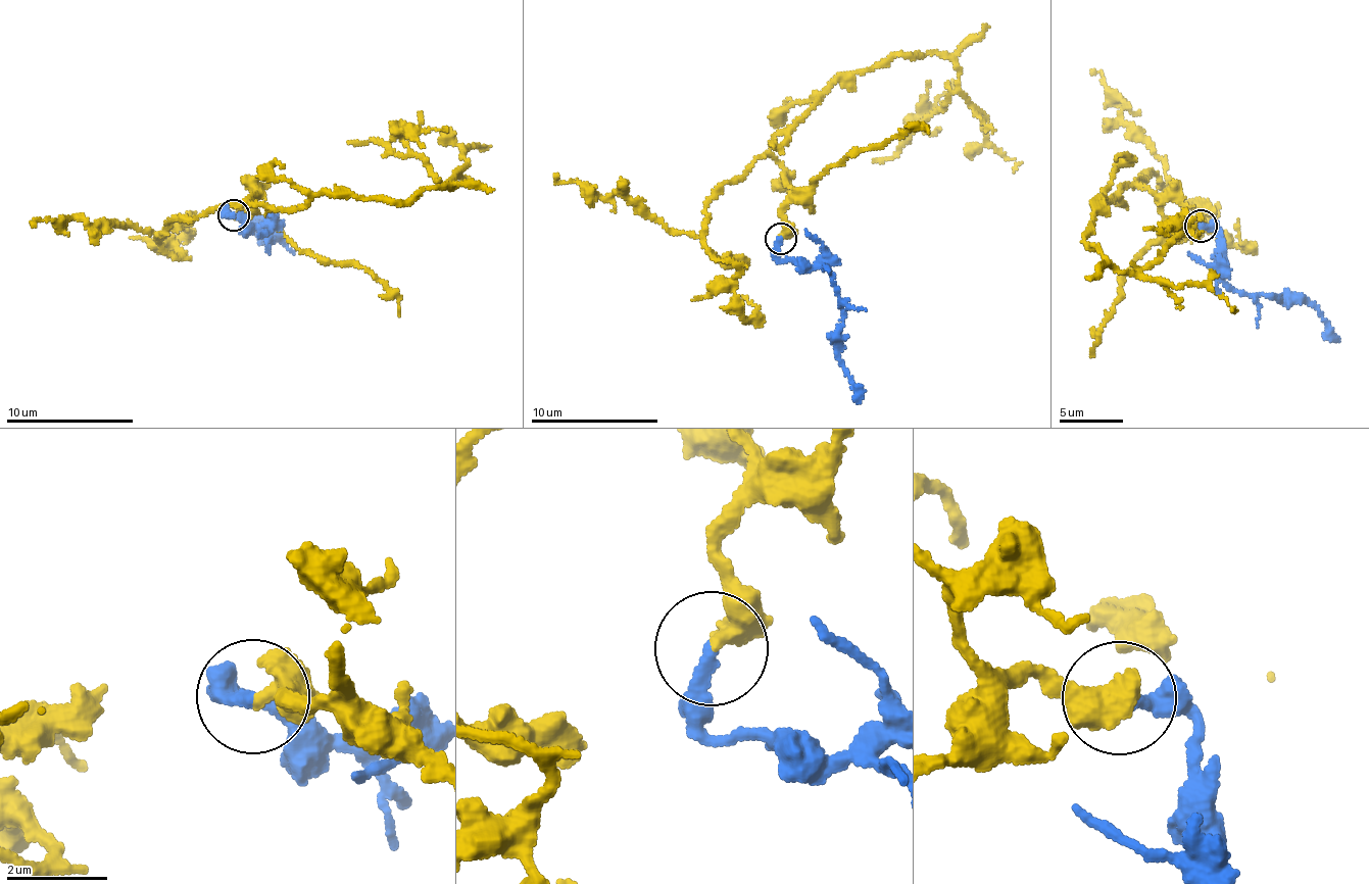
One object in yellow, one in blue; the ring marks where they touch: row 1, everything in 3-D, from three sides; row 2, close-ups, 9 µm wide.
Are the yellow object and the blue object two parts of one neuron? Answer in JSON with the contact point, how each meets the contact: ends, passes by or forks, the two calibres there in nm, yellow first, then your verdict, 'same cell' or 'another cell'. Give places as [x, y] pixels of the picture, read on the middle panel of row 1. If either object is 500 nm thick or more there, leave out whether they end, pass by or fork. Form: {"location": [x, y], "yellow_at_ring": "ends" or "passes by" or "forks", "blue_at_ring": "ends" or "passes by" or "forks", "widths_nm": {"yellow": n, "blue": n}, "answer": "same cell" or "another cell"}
{"location": [780, 238], "yellow_at_ring": "forks", "blue_at_ring": "ends", "widths_nm": {"yellow": 240, "blue": 260}, "answer": "same cell"}

